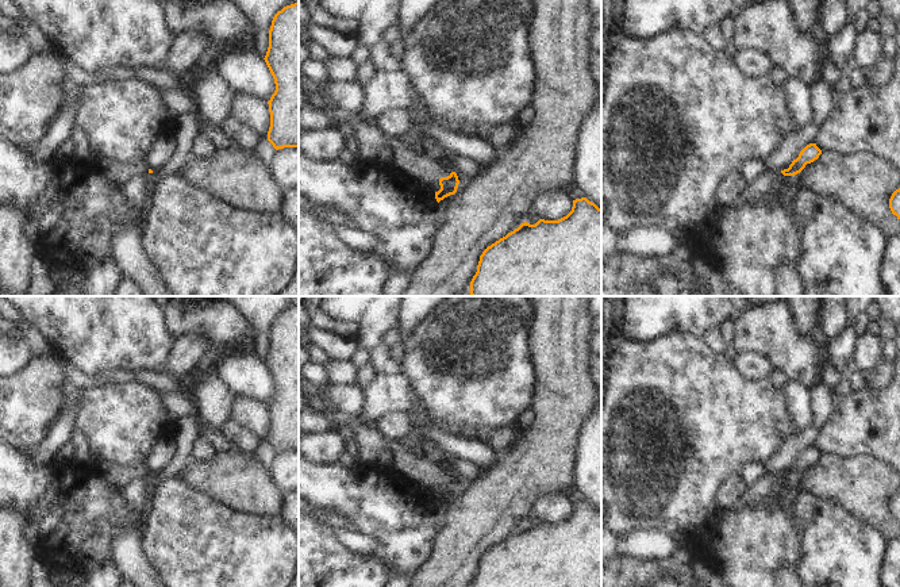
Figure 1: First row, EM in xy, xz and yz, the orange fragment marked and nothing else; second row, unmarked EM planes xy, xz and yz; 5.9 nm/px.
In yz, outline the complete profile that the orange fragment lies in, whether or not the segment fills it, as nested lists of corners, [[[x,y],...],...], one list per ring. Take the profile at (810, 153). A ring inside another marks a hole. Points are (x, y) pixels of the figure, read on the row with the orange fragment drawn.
[[[816,143],[807,145],[799,154],[796,160],[792,161],[788,169],[781,170],[784,176],[795,176],[800,173],[807,164],[814,162],[819,158],[822,150],[816,146]]]

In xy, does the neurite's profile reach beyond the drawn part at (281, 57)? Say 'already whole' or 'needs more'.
already whole

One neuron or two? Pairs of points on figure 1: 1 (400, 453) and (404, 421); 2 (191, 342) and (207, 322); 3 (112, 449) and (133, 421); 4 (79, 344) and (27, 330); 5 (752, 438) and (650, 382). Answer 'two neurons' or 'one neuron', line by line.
1: two neurons
2: two neurons
3: one neuron
4: two neurons
5: one neuron

